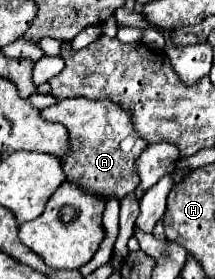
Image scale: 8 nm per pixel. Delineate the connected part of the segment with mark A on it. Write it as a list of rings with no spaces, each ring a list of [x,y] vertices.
[[[61,99],[57,105],[41,111],[43,119],[61,123],[69,133],[69,153],[63,161],[63,171],[71,183],[89,189],[103,199],[121,199],[139,187],[139,177],[135,169],[137,157],[143,153],[147,143],[133,129],[133,119],[121,105],[103,99]]]

